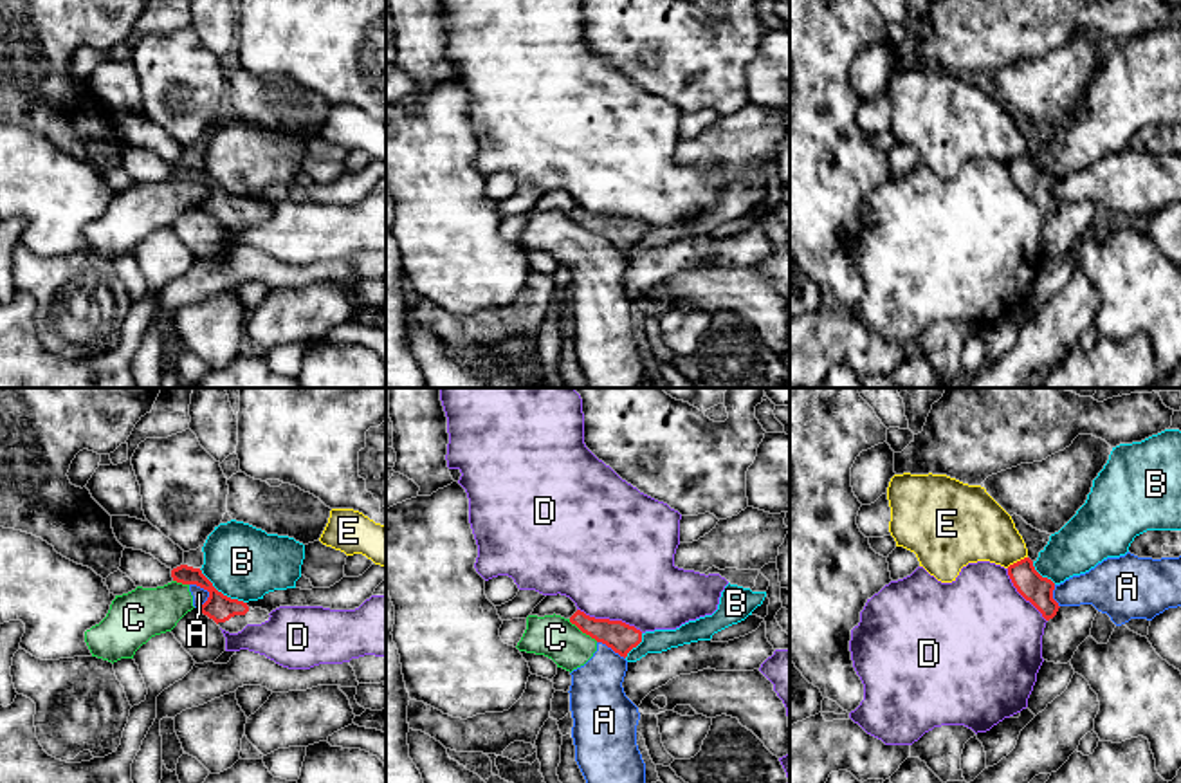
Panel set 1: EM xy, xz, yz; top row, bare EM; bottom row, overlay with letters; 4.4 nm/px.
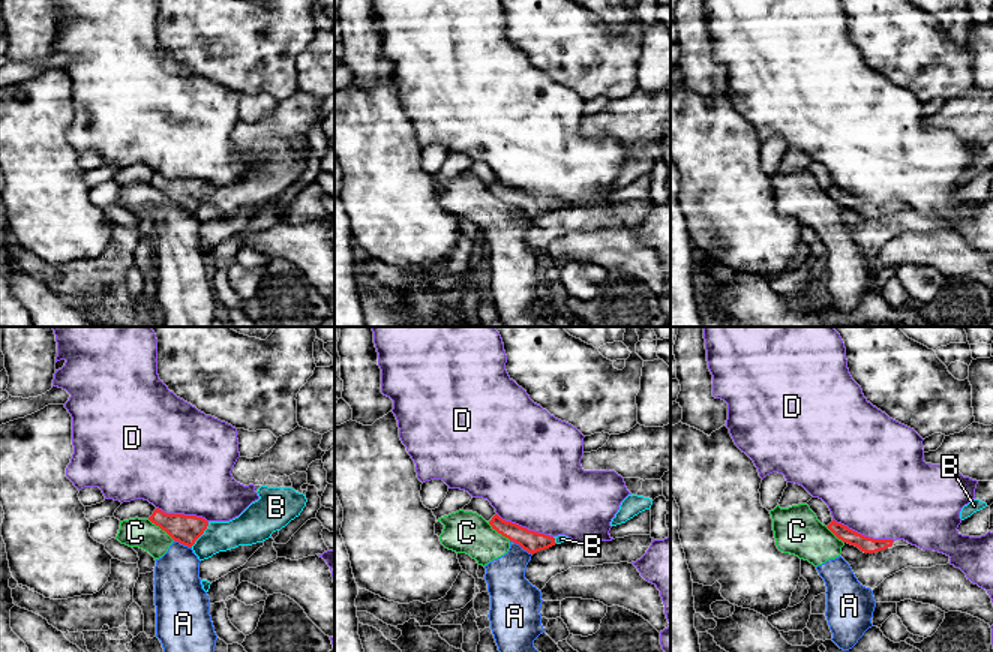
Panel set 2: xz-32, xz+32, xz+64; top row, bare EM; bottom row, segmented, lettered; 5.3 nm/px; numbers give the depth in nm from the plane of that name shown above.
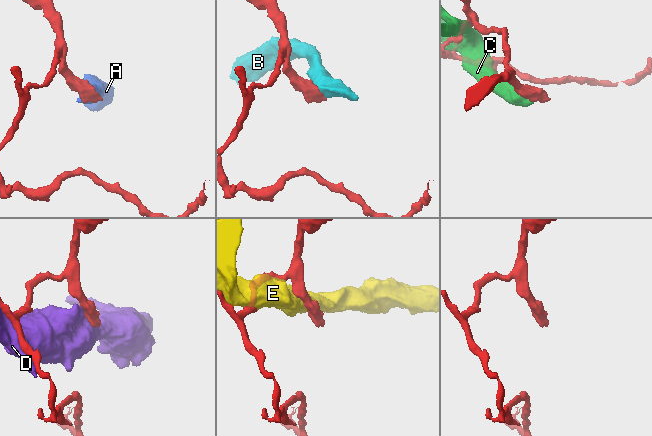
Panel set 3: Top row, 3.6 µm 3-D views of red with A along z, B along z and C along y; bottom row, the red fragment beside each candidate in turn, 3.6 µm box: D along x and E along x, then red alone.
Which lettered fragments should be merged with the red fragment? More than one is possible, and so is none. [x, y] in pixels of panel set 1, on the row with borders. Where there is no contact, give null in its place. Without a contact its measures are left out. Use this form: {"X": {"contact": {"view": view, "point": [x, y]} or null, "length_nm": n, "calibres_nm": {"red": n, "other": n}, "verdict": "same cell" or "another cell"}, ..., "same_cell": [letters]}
{"A": {"contact": {"view": "xy", "point": [206, 589]}, "length_nm": 120, "calibres_nm": {"red": 120, "other": 70}, "verdict": "another cell"}, "B": {"contact": {"view": "xy", "point": [220, 592]}, "length_nm": 260, "calibres_nm": {"red": 120, "other": 320}, "verdict": "another cell"}, "C": {"contact": {"view": "xz", "point": [583, 632]}, "length_nm": 170, "calibres_nm": {"red": 140, "other": 190}, "verdict": "another cell"}, "D": {"contact": {"view": "xz", "point": [608, 619]}, "length_nm": 320, "calibres_nm": {"red": 140, "other": 500}, "verdict": "another cell"}, "E": {"contact": {"view": "yz", "point": [1017, 561]}, "length_nm": 110, "calibres_nm": {"red": 130, "other": 300}, "verdict": "another cell"}, "same_cell": []}

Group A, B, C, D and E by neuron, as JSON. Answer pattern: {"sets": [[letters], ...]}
{"sets": [["A", "C"], ["B"], ["D"], ["E"]]}

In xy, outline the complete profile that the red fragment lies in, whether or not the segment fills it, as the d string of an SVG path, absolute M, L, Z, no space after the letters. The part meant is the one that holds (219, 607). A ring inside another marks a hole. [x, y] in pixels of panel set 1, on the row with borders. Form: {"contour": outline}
{"contour": "M180 565L171 570L171 577L182 585L197 585L209 592L198 612L213 619L222 630L229 633L242 631L247 624L261 624L269 621L269 612L261 608L249 608L247 603L231 599L218 592L200 568Z"}

